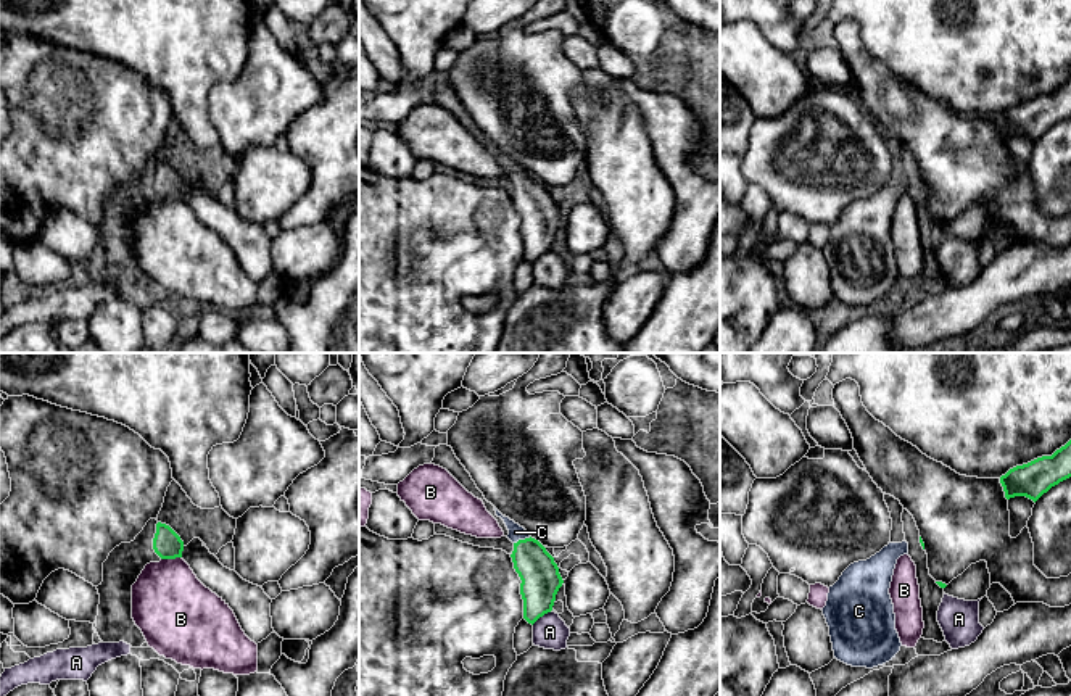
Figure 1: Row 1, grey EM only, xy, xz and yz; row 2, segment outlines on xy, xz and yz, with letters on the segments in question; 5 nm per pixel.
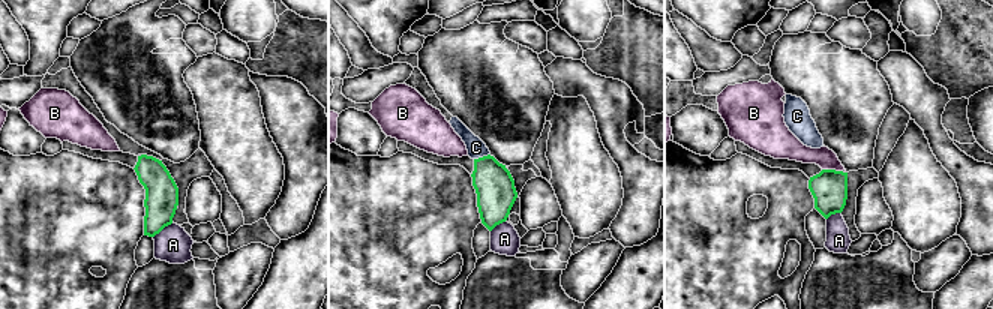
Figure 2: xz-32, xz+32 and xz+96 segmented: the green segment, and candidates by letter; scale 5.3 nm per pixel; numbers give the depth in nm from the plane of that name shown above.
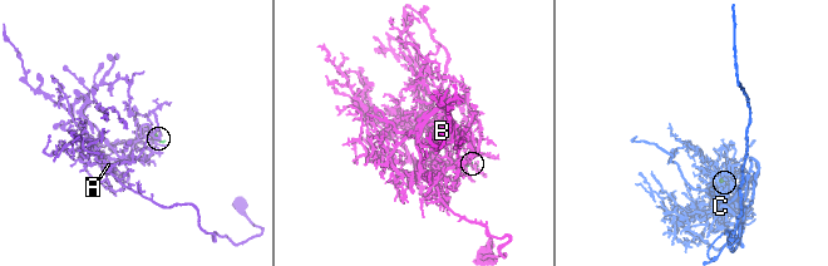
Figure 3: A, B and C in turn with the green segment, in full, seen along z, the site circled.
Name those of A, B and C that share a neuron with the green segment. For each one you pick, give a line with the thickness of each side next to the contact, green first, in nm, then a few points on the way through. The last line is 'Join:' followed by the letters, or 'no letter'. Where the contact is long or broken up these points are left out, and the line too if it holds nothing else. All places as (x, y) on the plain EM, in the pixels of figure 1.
C: 190 nm thick on the green side, 80 nm on the other; runs through xz (540, 215), (522, 179), (516, 171)
Join: C

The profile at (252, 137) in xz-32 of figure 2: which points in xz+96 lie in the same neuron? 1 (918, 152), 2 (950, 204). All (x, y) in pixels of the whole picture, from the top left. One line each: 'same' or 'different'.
1: same
2: same

